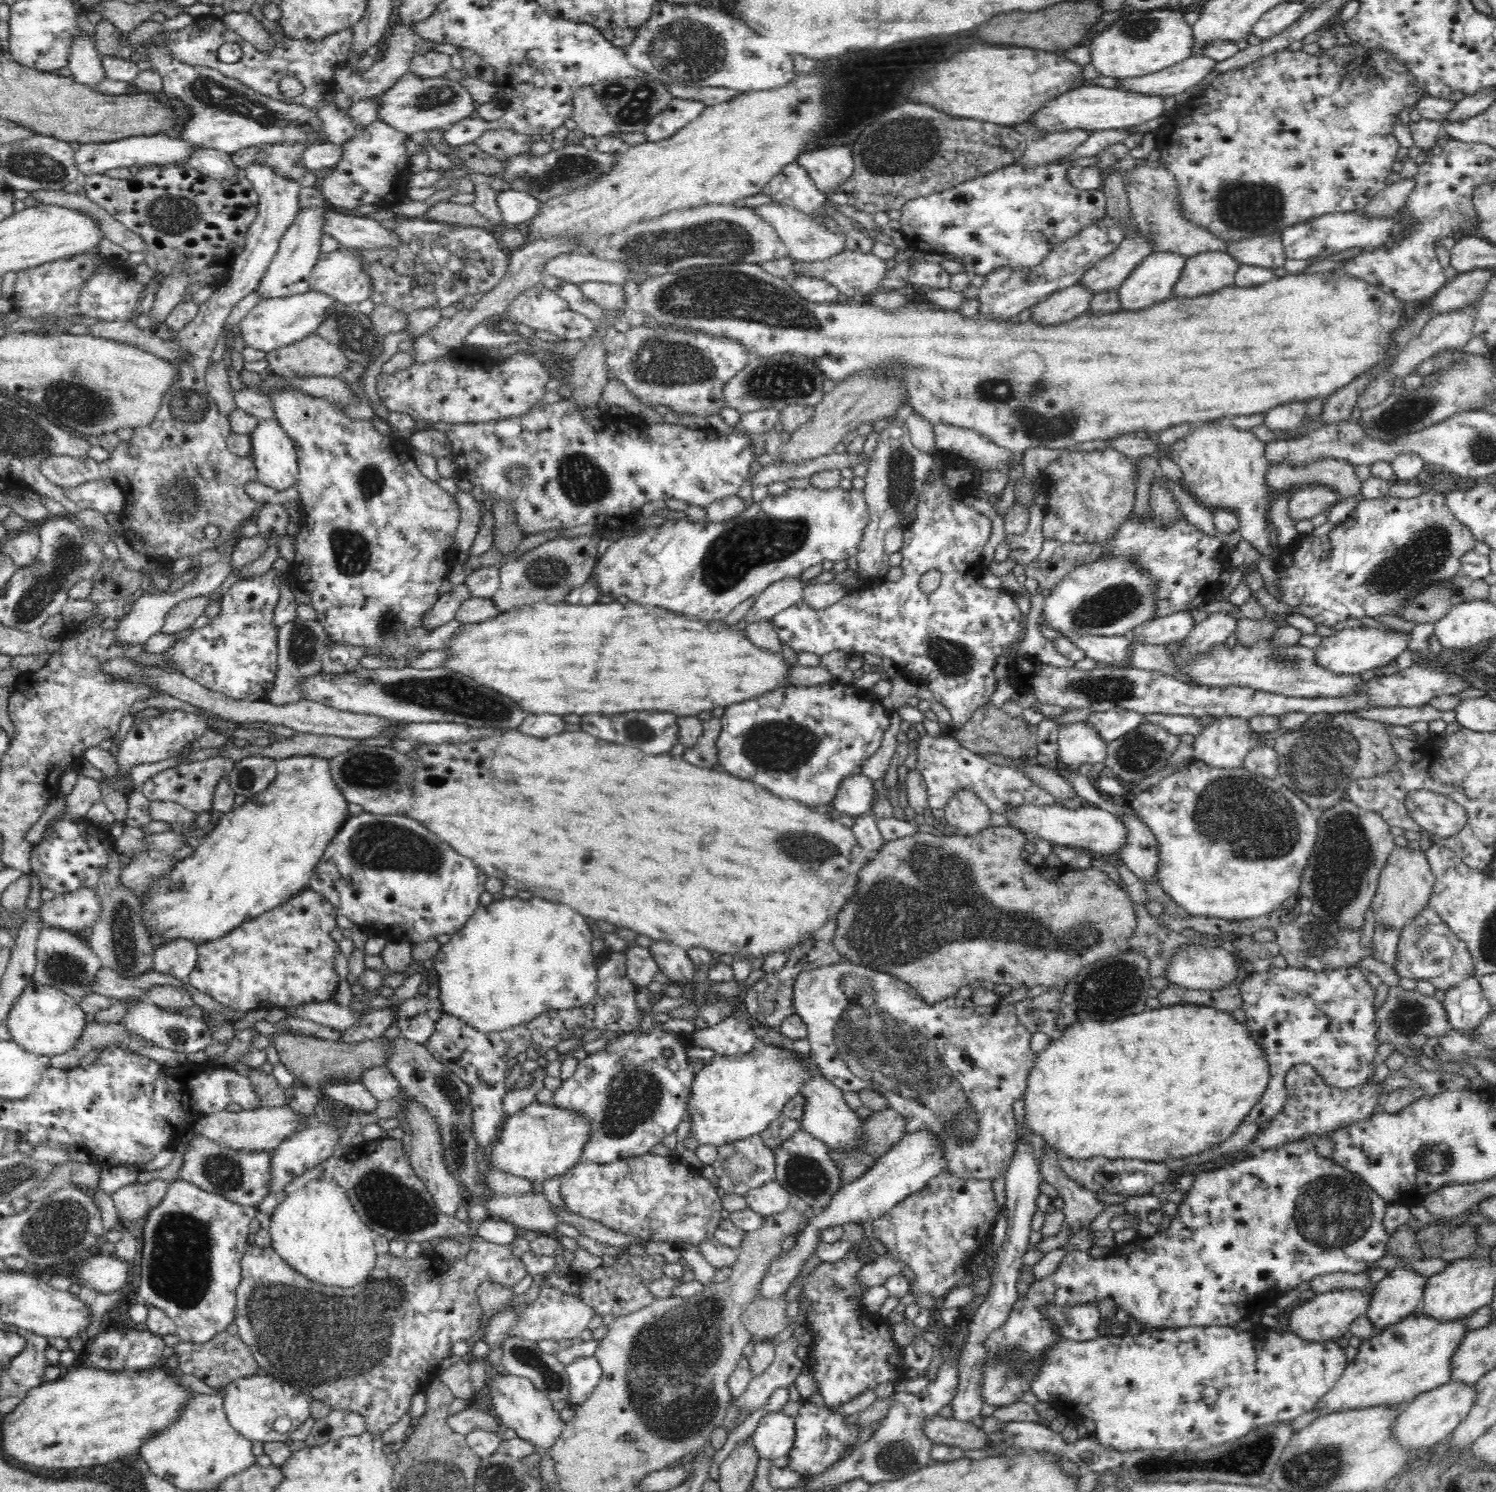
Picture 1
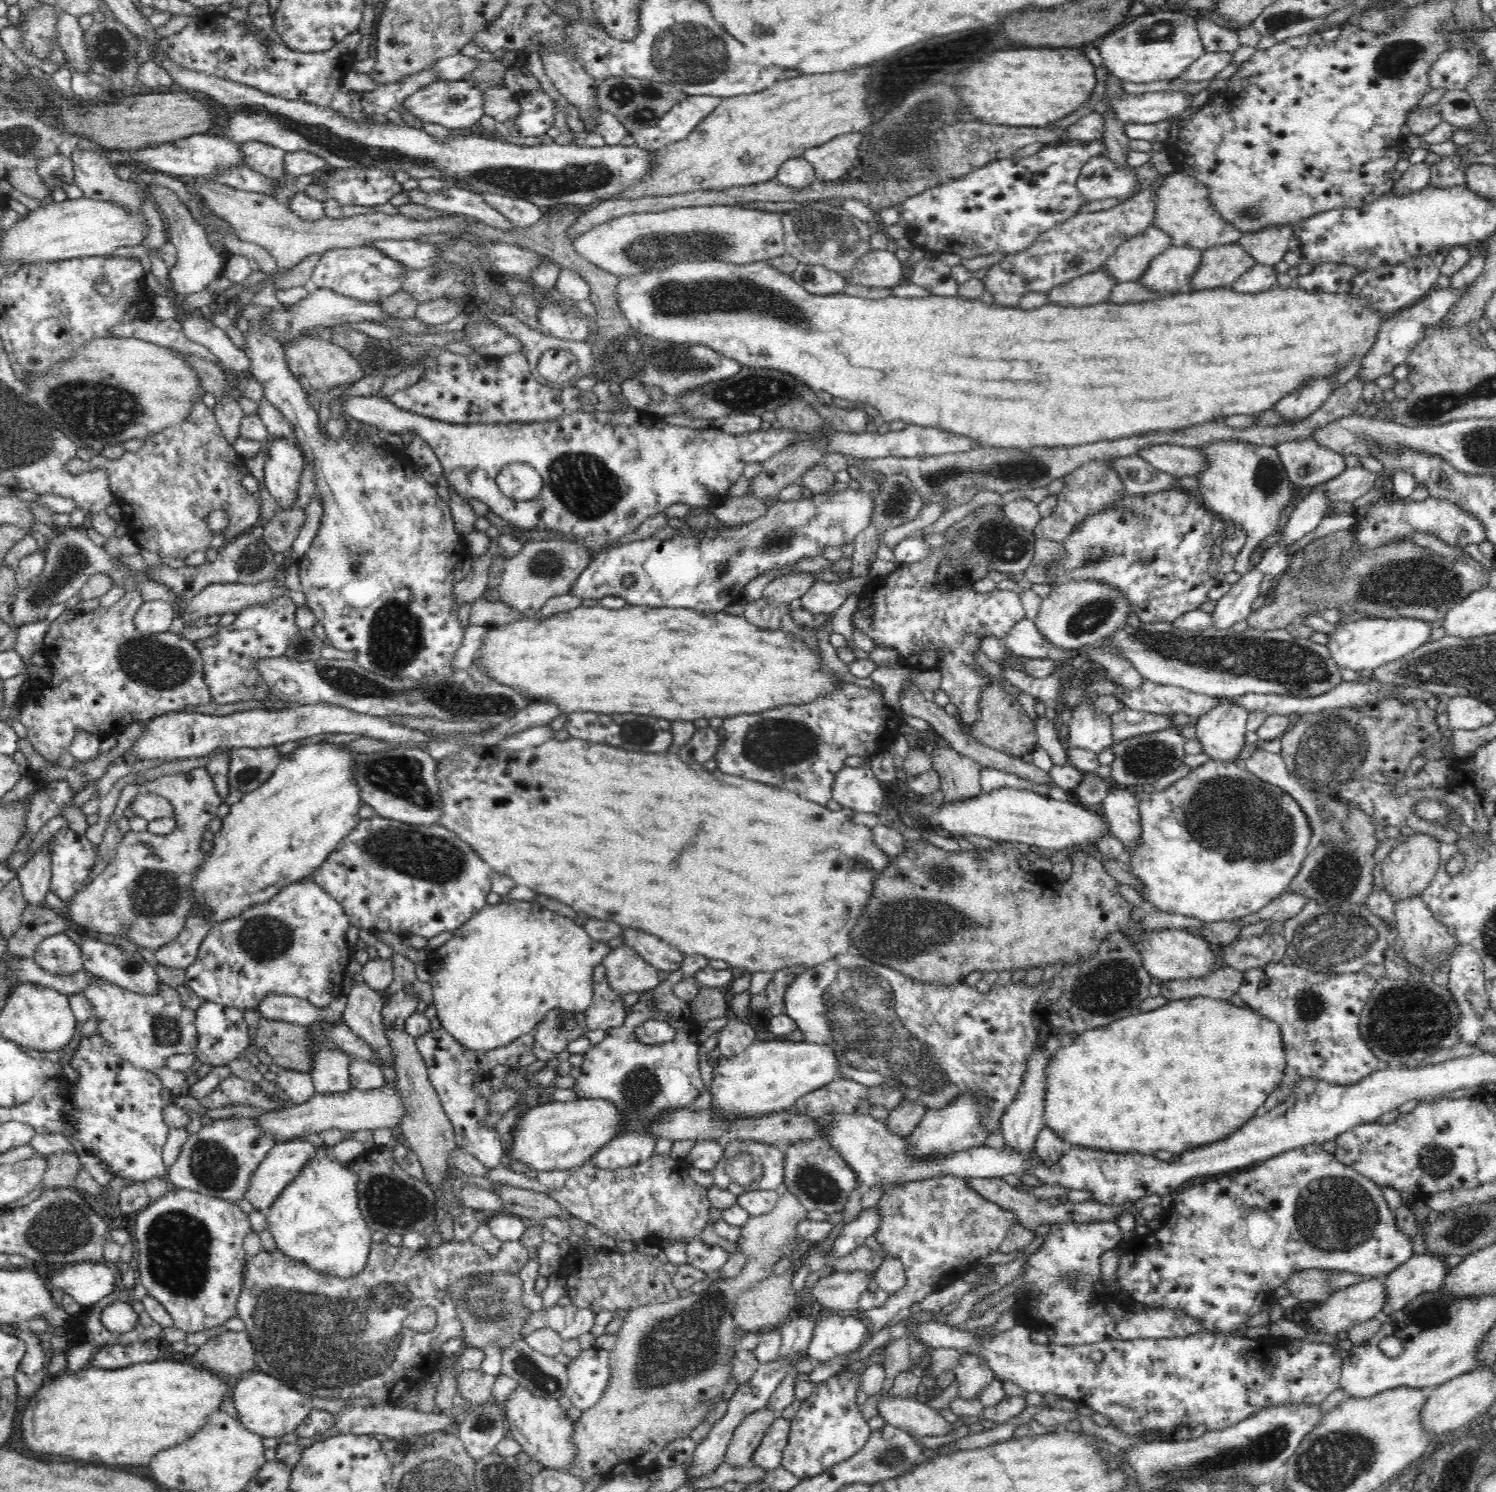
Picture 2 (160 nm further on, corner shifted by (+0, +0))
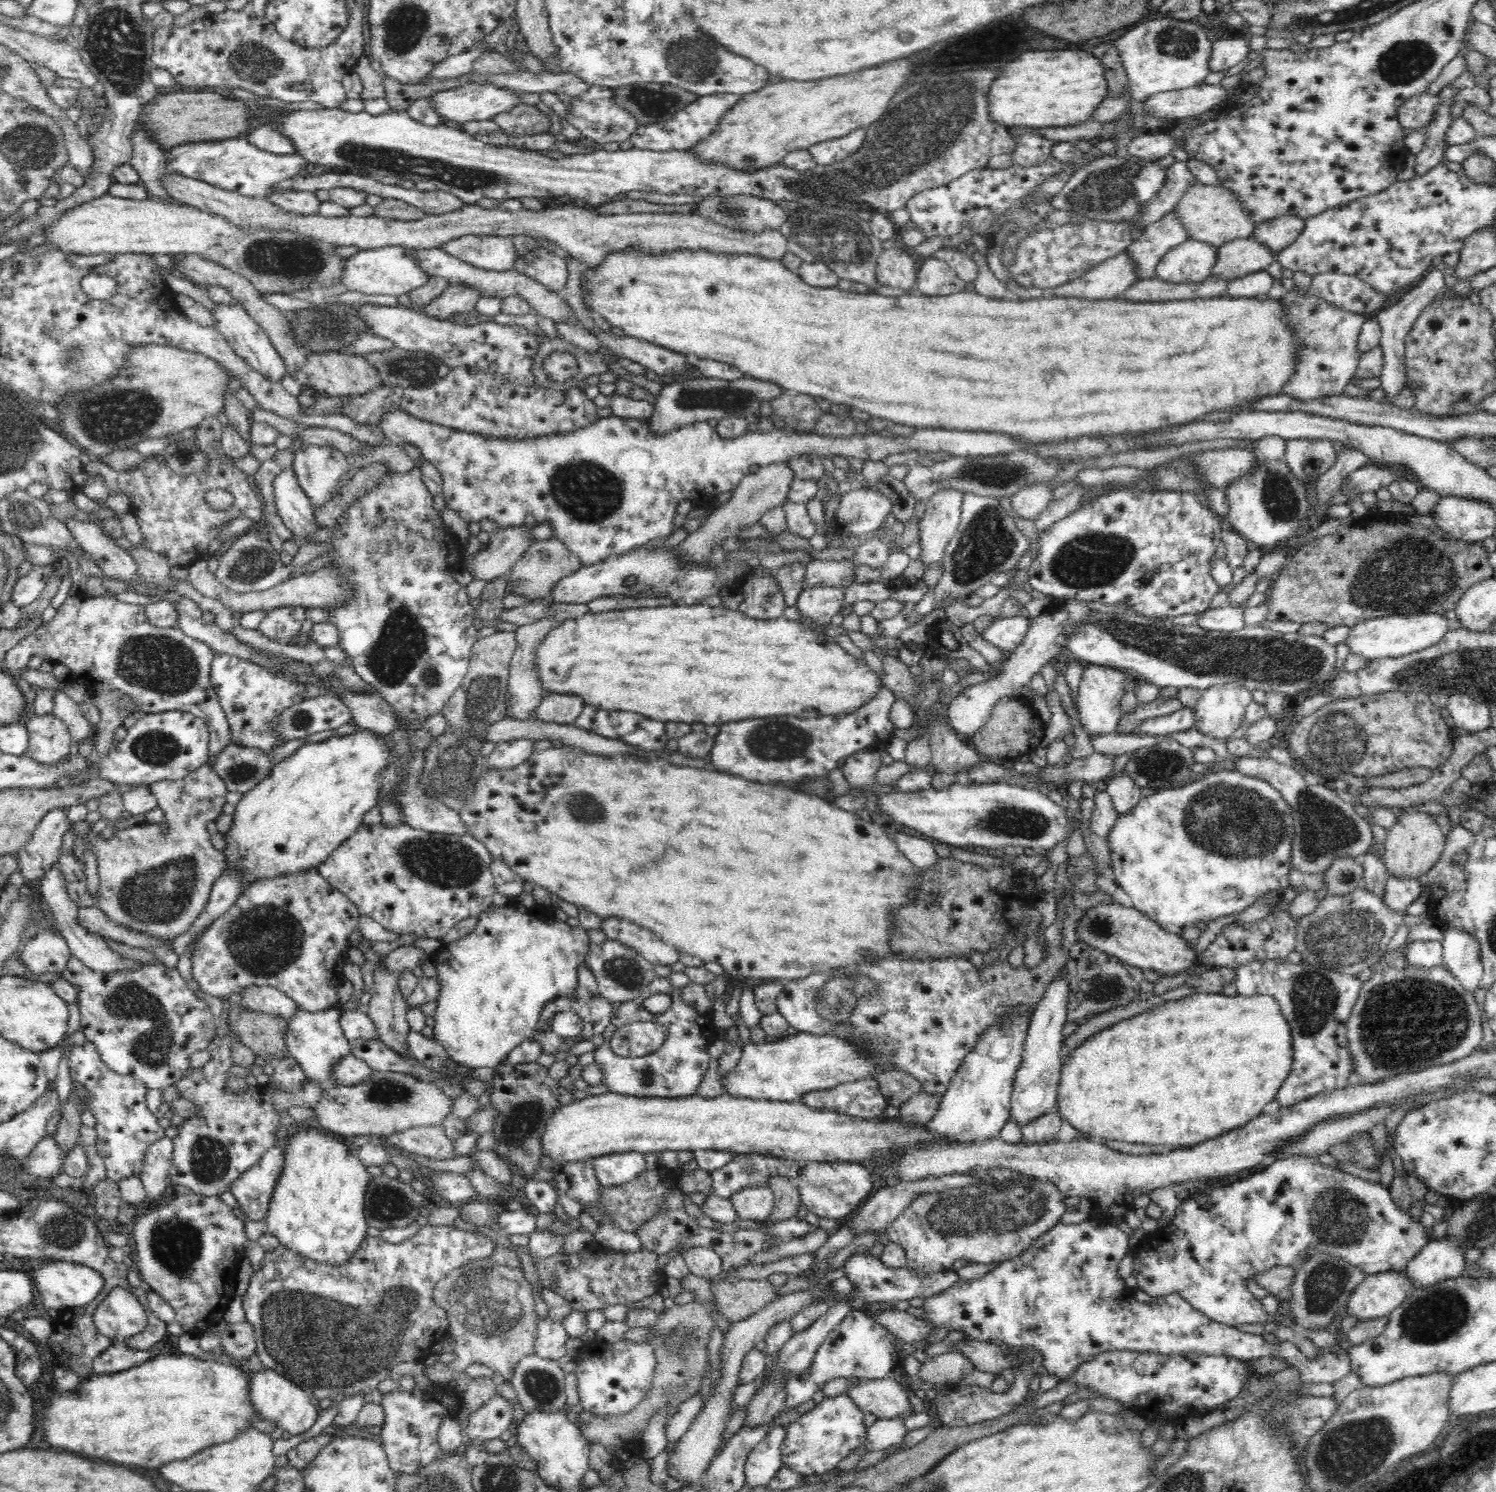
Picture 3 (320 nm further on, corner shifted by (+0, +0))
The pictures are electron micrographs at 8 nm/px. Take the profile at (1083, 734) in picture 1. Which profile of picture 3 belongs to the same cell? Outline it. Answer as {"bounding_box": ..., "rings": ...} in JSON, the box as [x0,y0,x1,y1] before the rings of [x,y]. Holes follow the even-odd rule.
{"bounding_box":[1077,665,1128,734],"rings":[[[1085,665],[1077,704],[1080,712],[1080,719],[1087,734],[1106,734],[1106,732],[1114,732],[1118,726],[1118,722],[1123,715],[1120,701],[1124,694],[1127,693],[1126,681],[1128,674],[1116,667],[1108,667],[1104,665]]]}

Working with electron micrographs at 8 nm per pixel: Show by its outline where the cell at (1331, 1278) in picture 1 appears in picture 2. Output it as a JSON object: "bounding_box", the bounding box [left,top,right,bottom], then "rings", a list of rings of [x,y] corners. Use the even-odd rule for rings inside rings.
{"bounding_box":[1283,1268,1328,1302],"rings":[[[1304,1268],[1301,1271],[1290,1272],[1286,1276],[1283,1287],[1288,1289],[1288,1295],[1300,1302],[1321,1302],[1328,1296],[1328,1281],[1326,1273],[1319,1268]]]}

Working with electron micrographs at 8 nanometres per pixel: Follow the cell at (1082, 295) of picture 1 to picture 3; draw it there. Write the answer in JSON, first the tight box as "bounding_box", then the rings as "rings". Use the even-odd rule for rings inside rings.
{"bounding_box":[1048,249,1142,300],"rings":[[[1125,249],[1120,250],[1116,256],[1106,258],[1098,266],[1088,269],[1069,283],[1057,285],[1048,294],[1092,300],[1116,299],[1140,279],[1142,278],[1137,274],[1137,264]]]}

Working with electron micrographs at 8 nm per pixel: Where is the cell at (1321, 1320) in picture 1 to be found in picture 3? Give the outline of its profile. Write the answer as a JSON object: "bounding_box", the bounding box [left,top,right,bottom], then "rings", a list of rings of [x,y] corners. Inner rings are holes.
{"bounding_box":[1348,1269,1415,1321],"rings":[[[1406,1269],[1367,1275],[1350,1295],[1348,1316],[1365,1321],[1389,1315],[1406,1300],[1414,1287],[1415,1282],[1410,1280]]]}

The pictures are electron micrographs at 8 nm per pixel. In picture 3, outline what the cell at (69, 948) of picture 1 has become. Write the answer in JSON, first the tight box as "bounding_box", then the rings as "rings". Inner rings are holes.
{"bounding_box":[17,928,72,976],"rings":[[[51,928],[39,931],[29,939],[25,948],[17,956],[29,976],[58,975],[67,967],[72,956],[63,936]]]}

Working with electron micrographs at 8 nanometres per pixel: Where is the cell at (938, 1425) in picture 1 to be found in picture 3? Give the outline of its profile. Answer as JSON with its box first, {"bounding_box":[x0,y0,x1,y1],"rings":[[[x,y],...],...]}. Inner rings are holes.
{"bounding_box":[844,1376,915,1419],"rings":[[[894,1376],[876,1380],[860,1378],[848,1384],[844,1396],[850,1397],[864,1414],[874,1414],[878,1419],[892,1419],[895,1416],[903,1419],[915,1414],[910,1408],[904,1386]]]}

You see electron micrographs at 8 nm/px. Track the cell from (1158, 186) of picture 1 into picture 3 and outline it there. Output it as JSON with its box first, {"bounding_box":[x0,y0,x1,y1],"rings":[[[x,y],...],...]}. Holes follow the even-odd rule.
{"bounding_box":[1175,183,1258,248],"rings":[[[1196,183],[1181,199],[1175,208],[1180,222],[1188,231],[1188,237],[1204,243],[1213,244],[1220,248],[1232,240],[1244,239],[1253,236],[1254,229],[1258,226],[1245,211],[1239,196],[1222,185],[1209,186]]]}

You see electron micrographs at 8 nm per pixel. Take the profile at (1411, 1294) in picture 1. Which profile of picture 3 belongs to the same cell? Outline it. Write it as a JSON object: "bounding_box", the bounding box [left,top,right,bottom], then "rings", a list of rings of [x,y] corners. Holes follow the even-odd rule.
{"bounding_box":[1405,1235,1468,1287],"rings":[[[1447,1235],[1434,1238],[1411,1260],[1405,1269],[1410,1280],[1415,1282],[1416,1287],[1430,1286],[1446,1279],[1458,1278],[1467,1270],[1468,1266],[1464,1254],[1465,1249],[1457,1242],[1450,1240]]]}

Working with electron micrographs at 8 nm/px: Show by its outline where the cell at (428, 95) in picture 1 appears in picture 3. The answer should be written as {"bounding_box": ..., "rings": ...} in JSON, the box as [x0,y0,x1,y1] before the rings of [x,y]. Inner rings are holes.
{"bounding_box":[434,84,521,122],"rings":[[[465,84],[441,91],[434,98],[440,116],[452,122],[490,120],[497,114],[507,113],[521,103],[520,91],[505,87]]]}

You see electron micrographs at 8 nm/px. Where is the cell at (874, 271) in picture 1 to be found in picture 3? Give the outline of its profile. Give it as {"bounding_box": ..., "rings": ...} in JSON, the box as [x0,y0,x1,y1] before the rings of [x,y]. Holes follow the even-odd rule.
{"bounding_box":[876,245,918,292],"rings":[[[897,245],[882,251],[877,262],[876,276],[884,286],[912,292],[918,280],[918,271],[914,255],[906,253]]]}

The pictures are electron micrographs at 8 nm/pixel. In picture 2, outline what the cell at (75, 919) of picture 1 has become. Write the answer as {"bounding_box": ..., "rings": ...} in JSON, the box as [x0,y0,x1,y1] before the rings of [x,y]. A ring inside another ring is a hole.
{"bounding_box":[64,766,222,951],"rings":[[[206,766],[194,768],[185,773],[161,776],[145,784],[148,792],[159,794],[170,801],[174,809],[175,828],[168,834],[156,835],[148,830],[124,833],[116,852],[106,863],[102,872],[84,887],[68,904],[70,913],[64,916],[72,923],[84,927],[84,931],[93,934],[124,936],[132,943],[152,951],[169,944],[186,926],[195,902],[195,883],[200,867],[207,861],[209,852],[201,849],[202,836],[208,830],[210,820],[216,817],[216,810],[222,804],[214,779]]]}

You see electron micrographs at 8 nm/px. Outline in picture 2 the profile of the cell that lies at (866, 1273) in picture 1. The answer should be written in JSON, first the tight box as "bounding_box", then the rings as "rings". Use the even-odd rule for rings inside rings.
{"bounding_box":[800,1271,868,1310],"rings":[[[835,1271],[821,1278],[812,1287],[805,1288],[800,1294],[813,1297],[812,1301],[819,1302],[825,1310],[854,1310],[860,1294],[868,1290],[868,1275],[864,1271]]]}

